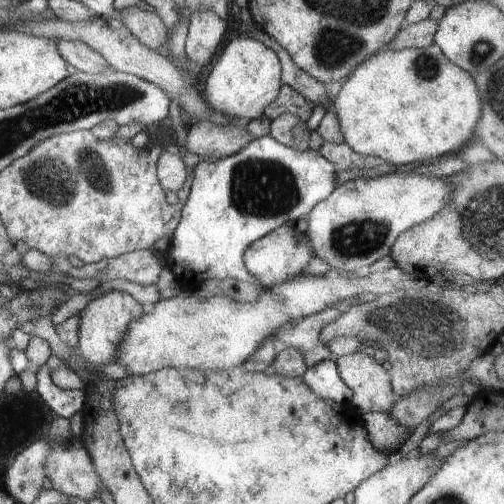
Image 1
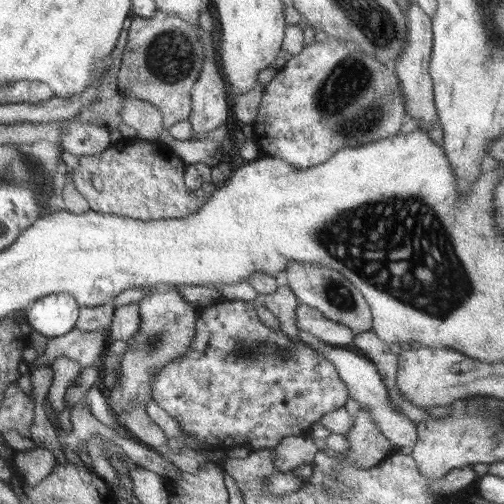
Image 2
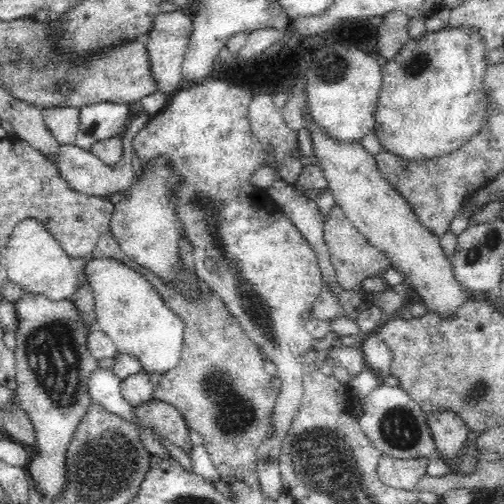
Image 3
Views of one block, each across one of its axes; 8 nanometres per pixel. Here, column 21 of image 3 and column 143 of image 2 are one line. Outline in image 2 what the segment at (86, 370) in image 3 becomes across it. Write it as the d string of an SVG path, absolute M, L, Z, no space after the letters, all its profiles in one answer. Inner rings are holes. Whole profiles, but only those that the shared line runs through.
M155 288L137 306L139 306L141 324L139 324L139 332L133 338L127 338L129 348L121 356L119 390L121 390L121 404L127 404L129 400L137 398L145 408L147 400L153 396L149 390L149 380L155 376L155 372L161 366L181 356L195 334L195 306L187 302L173 288Z

